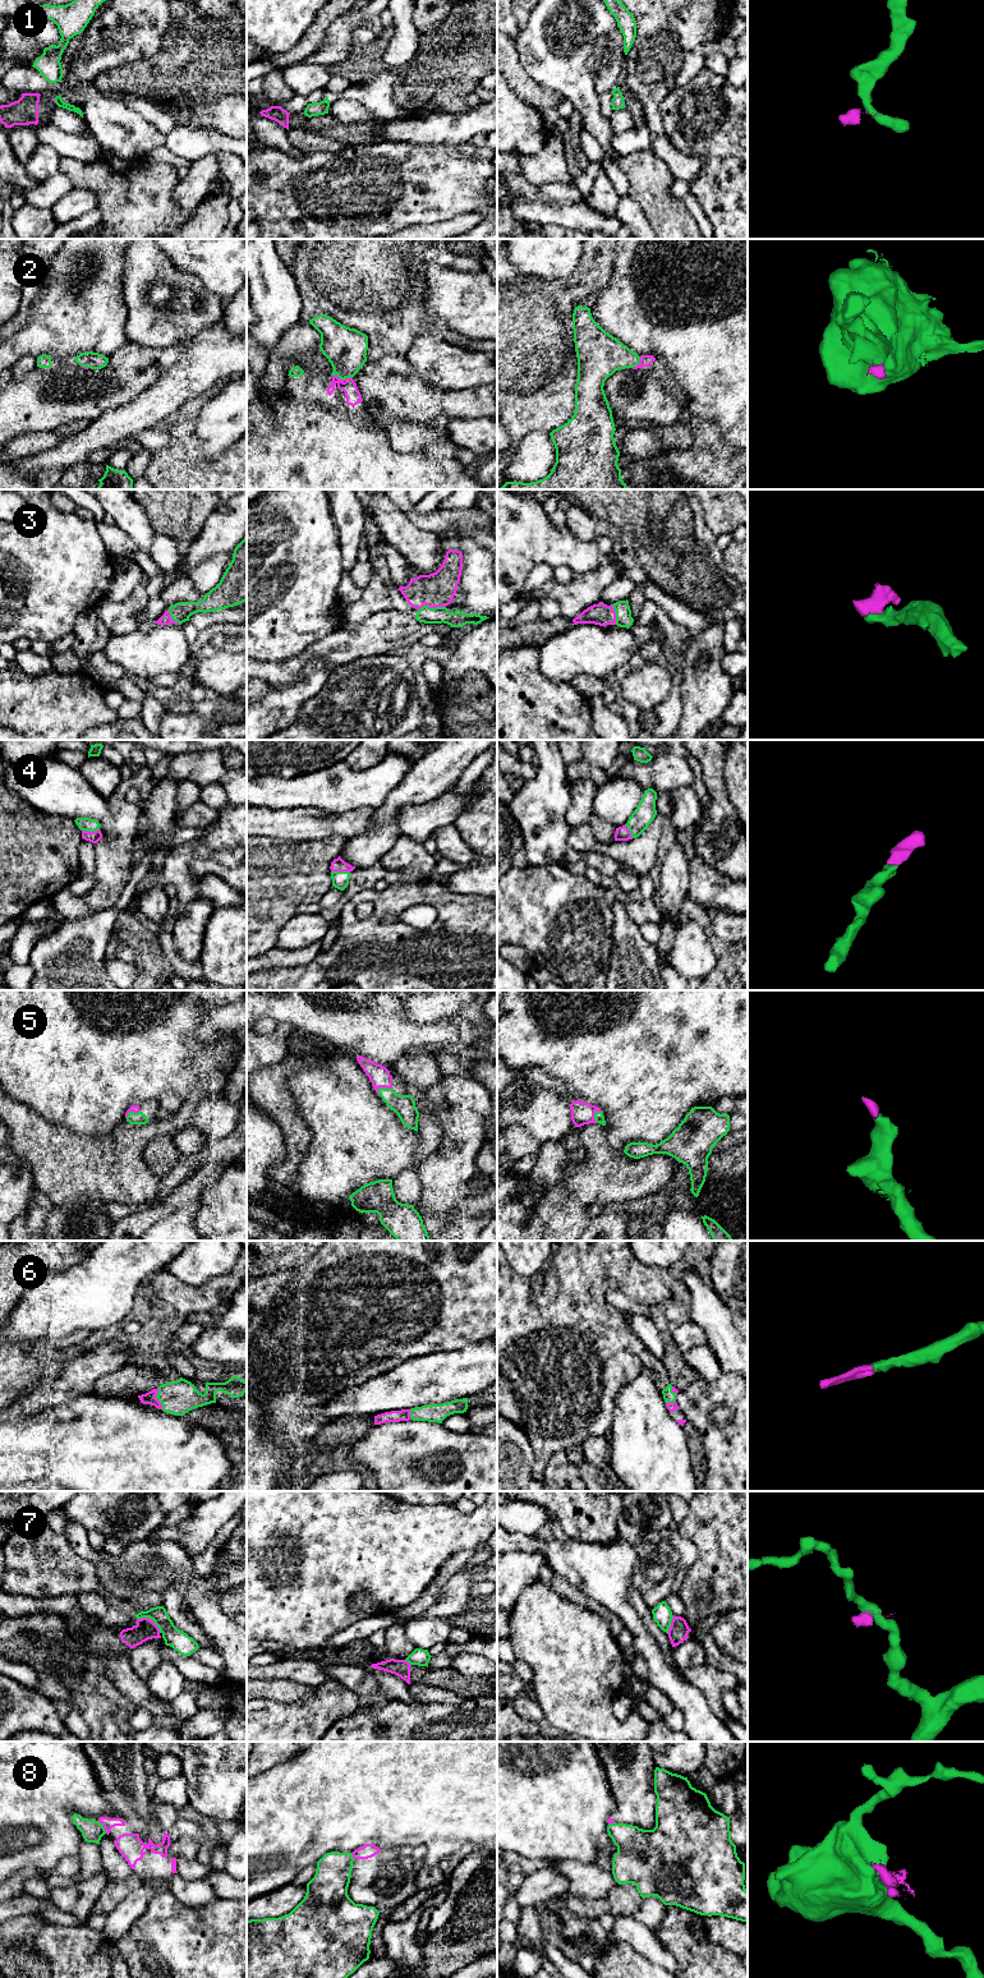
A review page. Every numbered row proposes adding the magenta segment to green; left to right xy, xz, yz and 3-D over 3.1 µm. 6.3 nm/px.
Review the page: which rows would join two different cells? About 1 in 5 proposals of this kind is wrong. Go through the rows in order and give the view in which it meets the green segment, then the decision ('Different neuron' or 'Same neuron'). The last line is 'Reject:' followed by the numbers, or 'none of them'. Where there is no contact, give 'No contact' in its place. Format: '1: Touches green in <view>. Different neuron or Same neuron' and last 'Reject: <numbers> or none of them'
1: Touches green in xy. Different neuron
2: Touches green in xz. Same neuron
3: Touches green in xz. Same neuron
4: Touches green in xz. Same neuron
5: Touches green in xz. Same neuron
6: Touches green in xy. Same neuron
7: Touches green in xy. Different neuron
8: Touches green in xy. Different neuron
Reject: 1, 7, 8

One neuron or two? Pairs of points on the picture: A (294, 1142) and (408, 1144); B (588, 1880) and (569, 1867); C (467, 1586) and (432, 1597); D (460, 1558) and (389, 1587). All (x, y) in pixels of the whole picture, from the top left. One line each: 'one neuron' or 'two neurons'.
A: two neurons
B: one neuron
C: two neurons
D: two neurons

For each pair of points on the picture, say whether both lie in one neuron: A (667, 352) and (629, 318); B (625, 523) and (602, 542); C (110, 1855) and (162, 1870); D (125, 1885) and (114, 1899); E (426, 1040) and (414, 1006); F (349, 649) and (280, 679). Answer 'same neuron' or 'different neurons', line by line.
A: same neuron
B: different neurons
C: different neurons
D: same neuron
E: different neurons
F: same neuron

